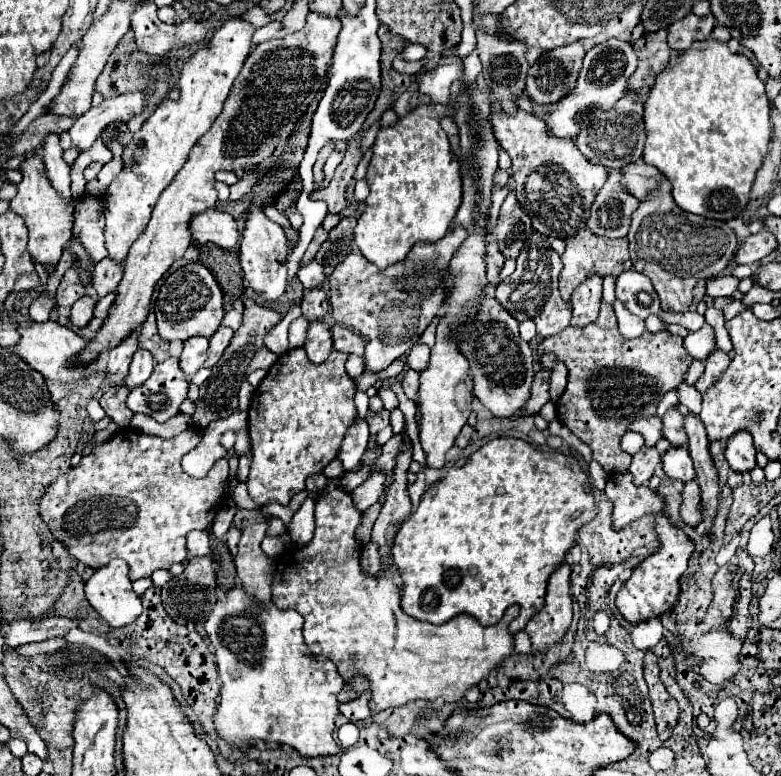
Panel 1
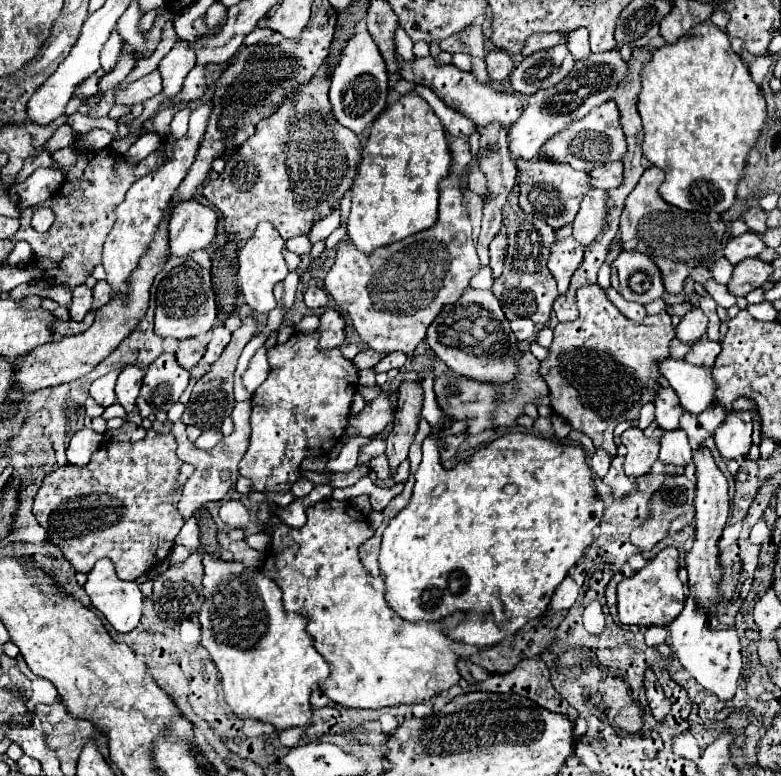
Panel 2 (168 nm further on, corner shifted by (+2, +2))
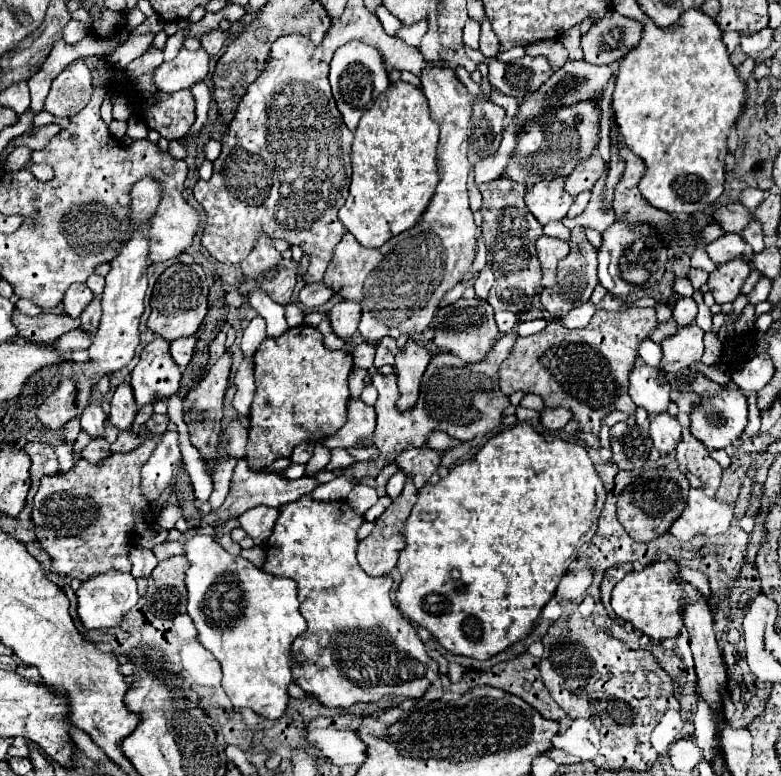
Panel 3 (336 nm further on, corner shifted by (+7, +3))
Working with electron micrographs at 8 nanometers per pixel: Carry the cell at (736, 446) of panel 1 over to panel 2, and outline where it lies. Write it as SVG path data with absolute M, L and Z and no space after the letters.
M730 411L724 423L712 433L716 449L724 459L746 457L752 447L752 415L750 411Z

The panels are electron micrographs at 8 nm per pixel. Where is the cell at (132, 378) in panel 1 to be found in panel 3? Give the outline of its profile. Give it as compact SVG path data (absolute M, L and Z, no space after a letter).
M121 382L111 398L111 412L109 412L109 420L113 426L117 426L119 430L127 430L131 428L131 422L135 418L137 410L135 410L135 400L133 400L133 390L129 382Z

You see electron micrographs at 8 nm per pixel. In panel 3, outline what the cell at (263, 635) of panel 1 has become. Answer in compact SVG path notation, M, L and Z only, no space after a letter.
M195 534L185 540L183 548L191 564L185 578L187 592L189 592L187 612L195 622L199 642L219 660L223 668L221 684L233 708L251 708L253 712L269 720L281 718L289 704L287 688L289 684L295 684L295 678L293 678L295 658L291 652L293 642L307 630L307 622L299 614L295 582L291 582L289 578L271 576L241 556L231 556L211 536Z

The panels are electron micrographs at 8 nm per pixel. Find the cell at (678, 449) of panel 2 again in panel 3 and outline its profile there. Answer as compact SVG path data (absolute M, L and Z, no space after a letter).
M659 414L659 416L651 418L649 434L651 434L655 448L661 454L669 454L681 442L681 424L675 418L671 418L669 414Z

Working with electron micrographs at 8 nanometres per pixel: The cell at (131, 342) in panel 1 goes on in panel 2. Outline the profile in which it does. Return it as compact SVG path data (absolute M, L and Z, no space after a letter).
M110 371L108 375L96 379L90 387L90 395L92 399L102 405L102 407L110 407L112 403L116 403L116 395L114 395L114 383L116 383L118 371Z

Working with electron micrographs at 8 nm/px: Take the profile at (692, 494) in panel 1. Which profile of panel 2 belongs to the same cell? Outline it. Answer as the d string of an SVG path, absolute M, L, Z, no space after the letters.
M686 475L666 477L660 491L656 491L656 495L652 495L652 515L648 515L648 519L630 533L630 541L640 551L650 551L664 537L674 535L680 529L684 529L686 525L694 523L694 495L696 495L696 487L686 479Z

